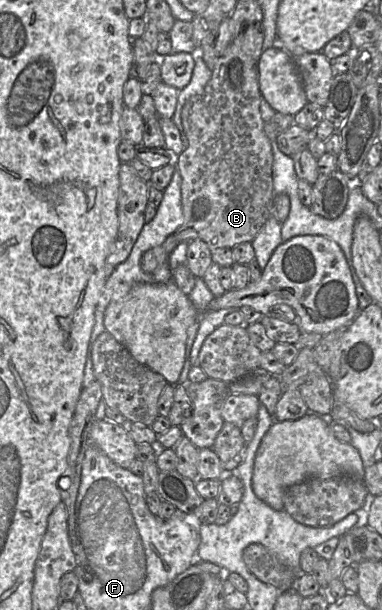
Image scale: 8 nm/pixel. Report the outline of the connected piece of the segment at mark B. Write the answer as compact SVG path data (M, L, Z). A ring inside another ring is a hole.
M231 44L217 60L212 77L202 93L191 97L183 106L181 120L188 139L188 147L175 158L176 168L182 177L181 198L184 222L163 244L146 251L140 266L145 273L168 262L174 248L181 242L200 239L209 249L233 248L251 242L271 215L276 197L273 188L273 152L271 142L264 131L260 112L261 92L258 82L258 62L245 54L240 47Z

